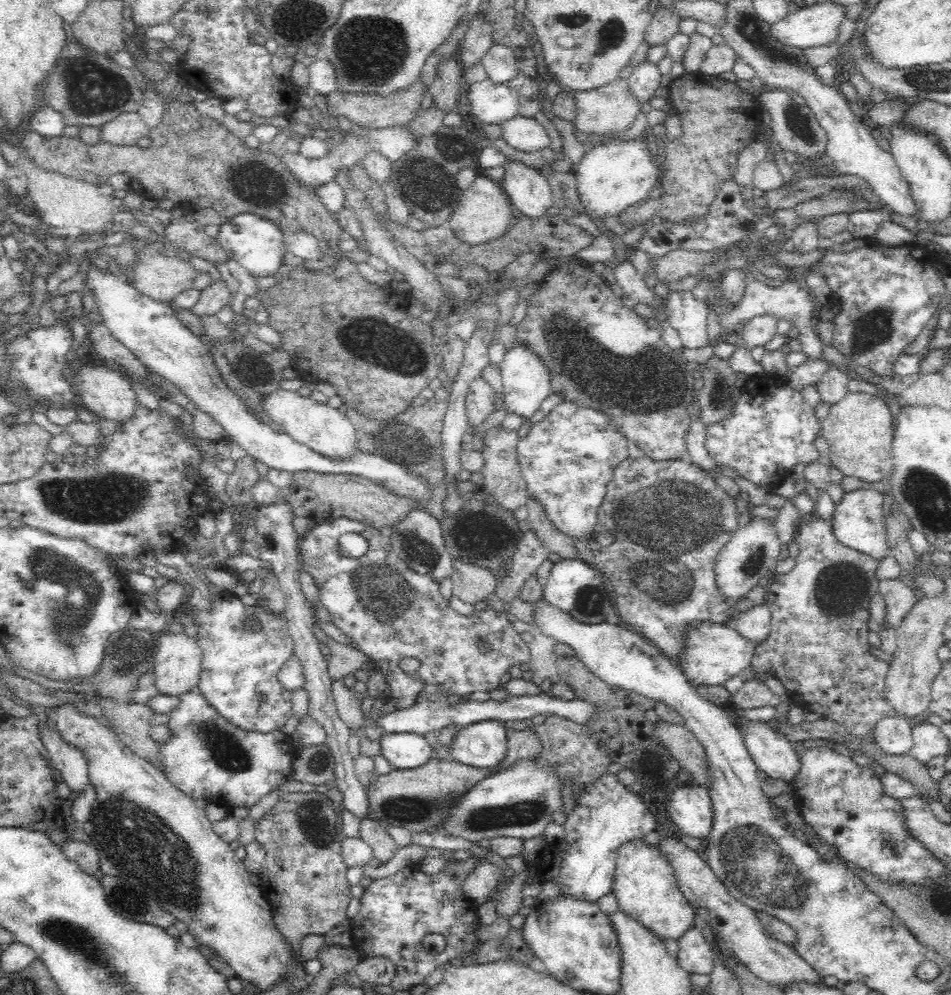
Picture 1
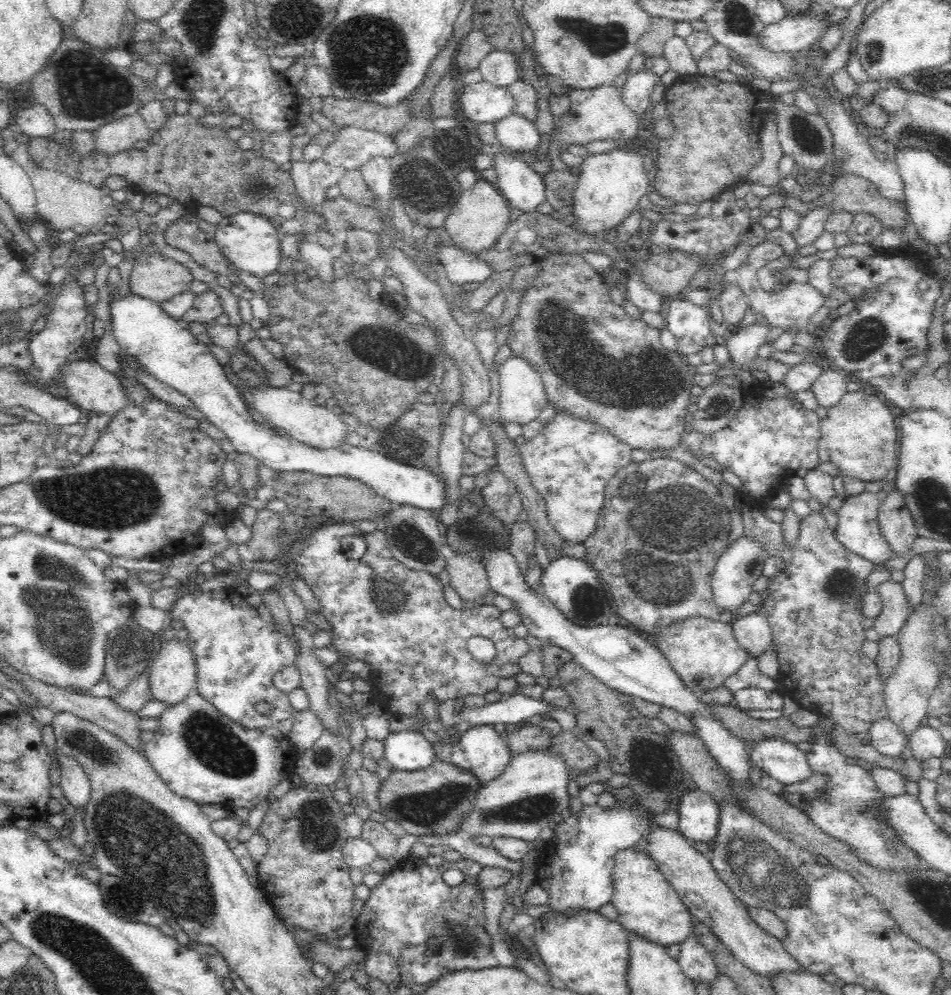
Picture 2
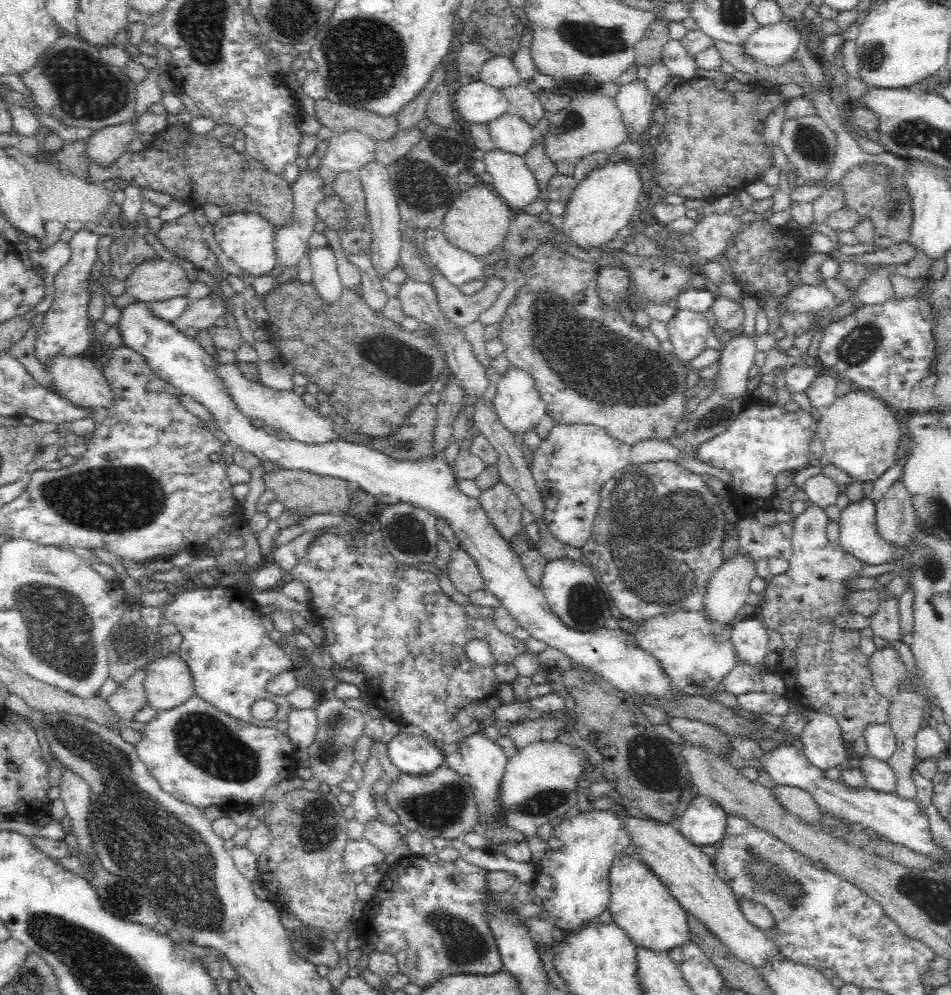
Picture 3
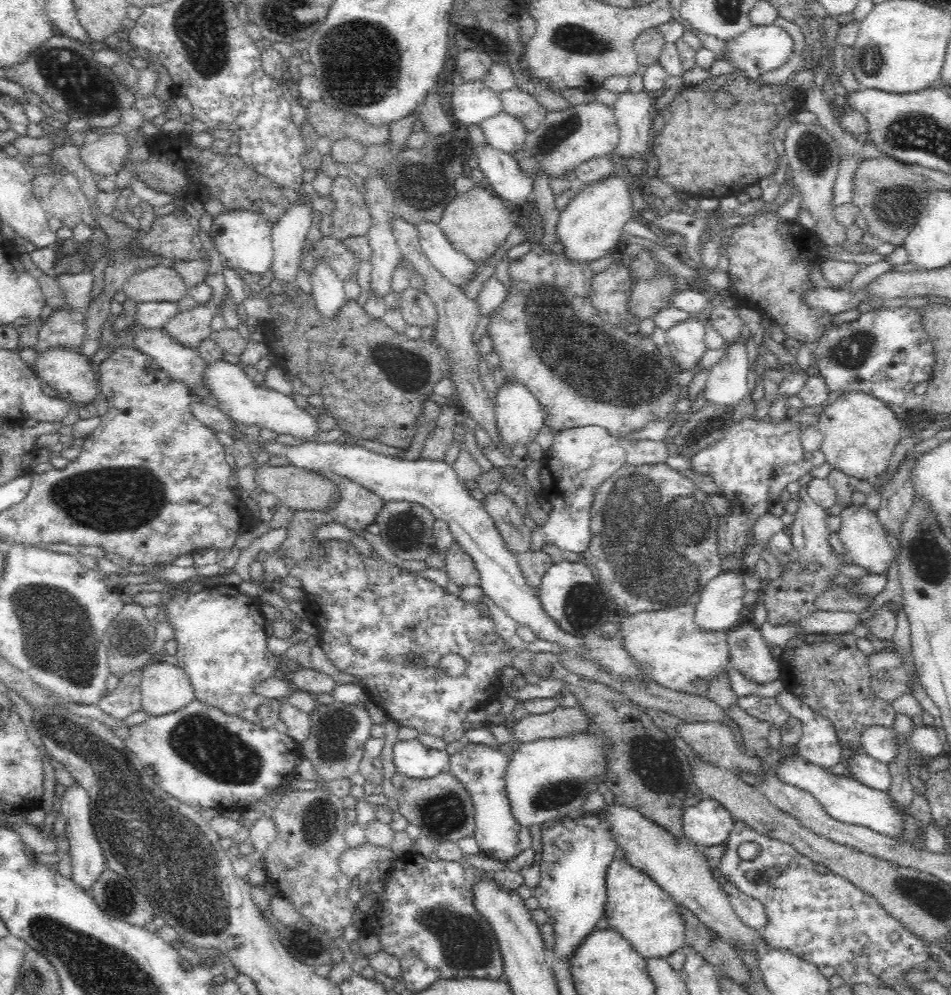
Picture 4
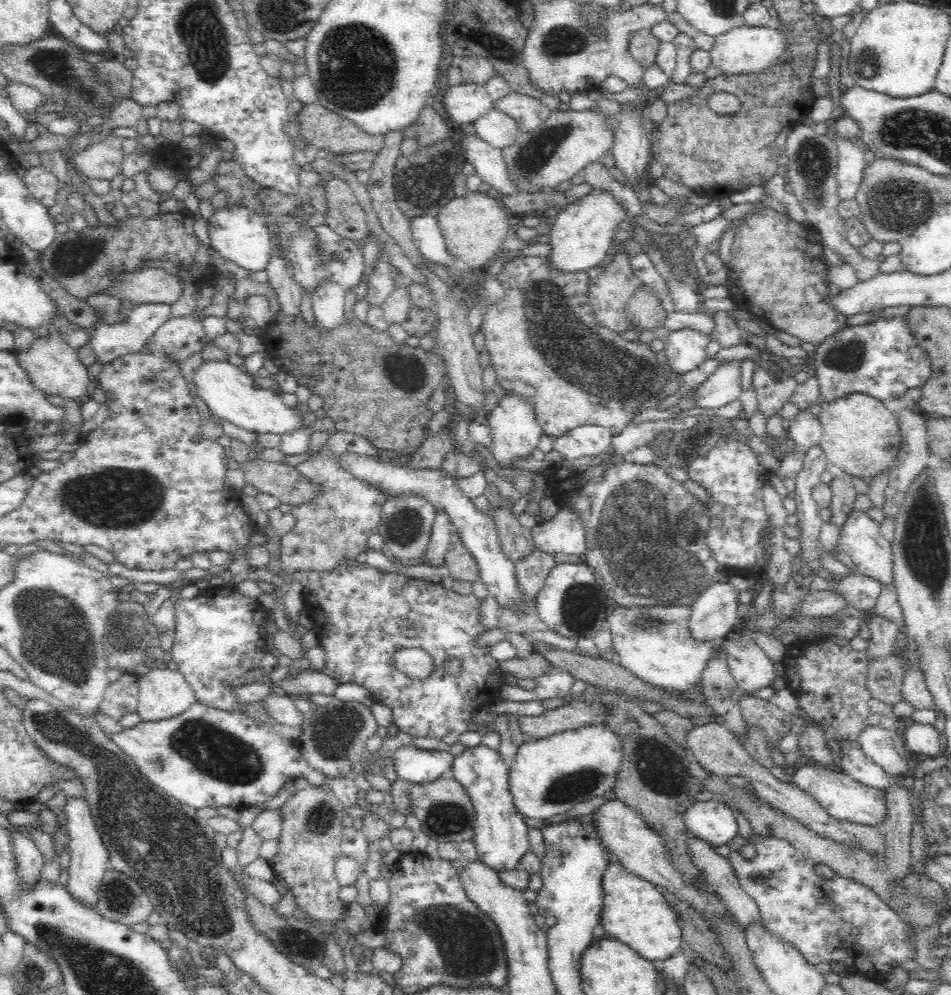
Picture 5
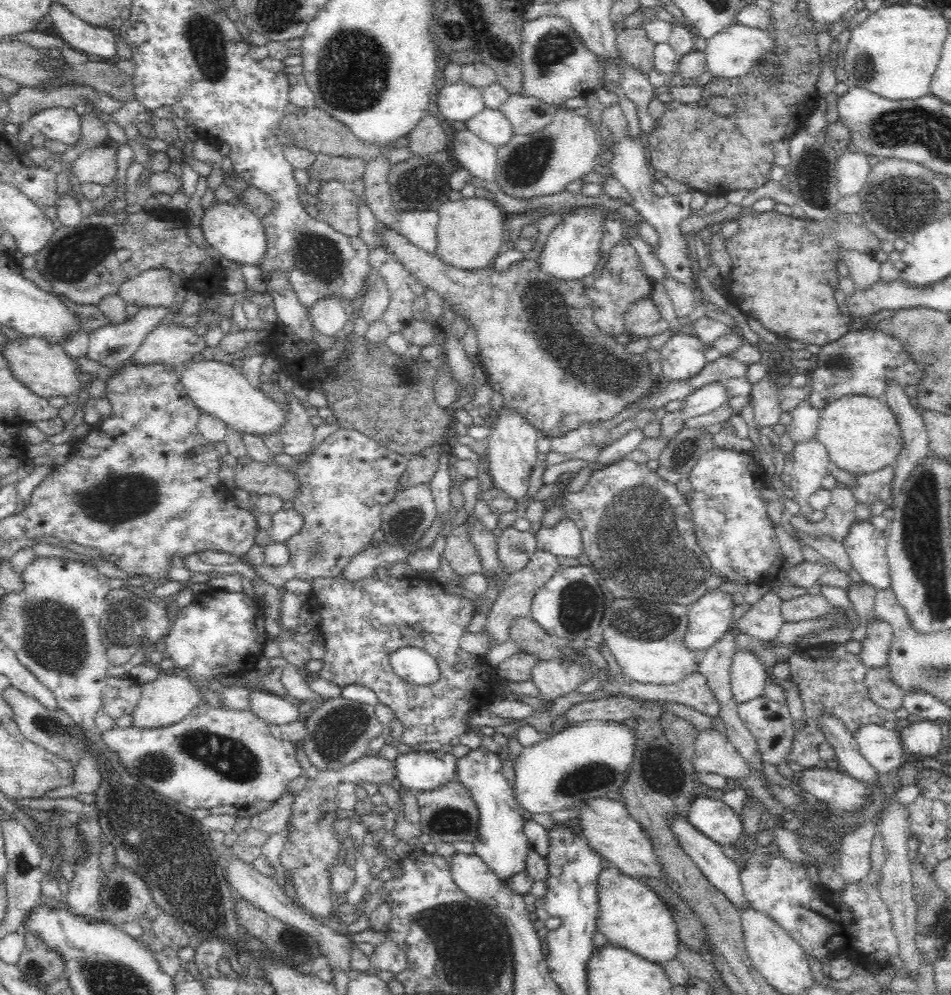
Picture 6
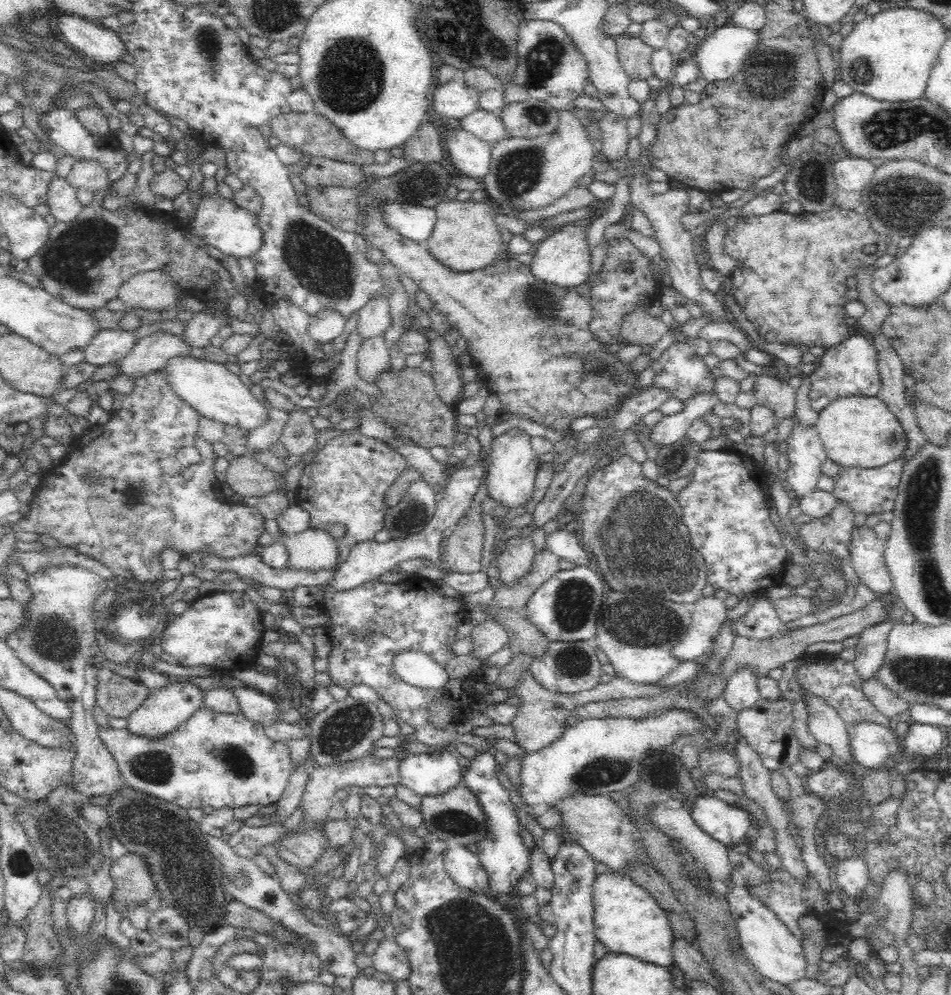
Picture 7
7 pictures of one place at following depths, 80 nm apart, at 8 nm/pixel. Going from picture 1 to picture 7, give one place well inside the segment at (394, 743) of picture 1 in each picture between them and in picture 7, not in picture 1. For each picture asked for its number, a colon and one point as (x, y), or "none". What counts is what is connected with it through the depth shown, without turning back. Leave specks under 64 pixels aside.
2: (408, 750)
3: (412, 754)
4: (411, 757)
5: (413, 764)
6: (417, 770)
7: (437, 772)

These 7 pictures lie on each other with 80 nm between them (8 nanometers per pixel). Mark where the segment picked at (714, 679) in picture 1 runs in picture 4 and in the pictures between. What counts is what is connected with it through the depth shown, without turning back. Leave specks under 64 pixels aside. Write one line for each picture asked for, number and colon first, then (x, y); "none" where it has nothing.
2: (703, 652)
3: (697, 654)
4: (673, 651)

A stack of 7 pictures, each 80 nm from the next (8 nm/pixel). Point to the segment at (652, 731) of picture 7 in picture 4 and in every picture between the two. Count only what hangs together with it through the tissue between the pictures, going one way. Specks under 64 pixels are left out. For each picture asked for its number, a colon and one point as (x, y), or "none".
4: (549, 778)
5: (550, 776)
6: (587, 760)

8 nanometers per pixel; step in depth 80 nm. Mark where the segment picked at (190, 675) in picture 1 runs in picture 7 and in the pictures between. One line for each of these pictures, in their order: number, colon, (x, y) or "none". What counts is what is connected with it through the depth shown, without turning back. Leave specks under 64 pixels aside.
2: (173, 674)
3: (168, 683)
4: (164, 687)
5: (163, 693)
6: (167, 699)
7: (161, 711)

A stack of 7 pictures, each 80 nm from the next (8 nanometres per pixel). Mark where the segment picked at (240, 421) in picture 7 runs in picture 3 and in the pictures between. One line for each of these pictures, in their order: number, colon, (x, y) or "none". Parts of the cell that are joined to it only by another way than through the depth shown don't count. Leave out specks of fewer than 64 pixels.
3: (284, 410)
4: (247, 402)
5: (229, 392)
6: (216, 388)

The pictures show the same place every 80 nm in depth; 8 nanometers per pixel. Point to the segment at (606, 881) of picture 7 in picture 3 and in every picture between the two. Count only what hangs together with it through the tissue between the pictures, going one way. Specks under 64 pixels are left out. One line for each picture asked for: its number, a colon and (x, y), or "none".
3: (641, 905)
4: (648, 917)
5: (635, 912)
6: (631, 915)

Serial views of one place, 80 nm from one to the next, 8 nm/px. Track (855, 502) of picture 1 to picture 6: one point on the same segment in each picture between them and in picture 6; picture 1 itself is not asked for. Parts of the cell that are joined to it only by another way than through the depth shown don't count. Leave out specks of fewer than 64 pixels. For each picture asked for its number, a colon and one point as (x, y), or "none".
2: (858, 529)
3: (858, 533)
4: (865, 542)
5: (871, 551)
6: (865, 545)

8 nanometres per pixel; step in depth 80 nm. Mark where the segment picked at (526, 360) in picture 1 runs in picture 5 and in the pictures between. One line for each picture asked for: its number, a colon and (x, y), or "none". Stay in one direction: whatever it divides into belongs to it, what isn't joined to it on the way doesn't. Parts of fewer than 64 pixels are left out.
2: (522, 398)
3: (518, 403)
4: (519, 416)
5: (515, 431)

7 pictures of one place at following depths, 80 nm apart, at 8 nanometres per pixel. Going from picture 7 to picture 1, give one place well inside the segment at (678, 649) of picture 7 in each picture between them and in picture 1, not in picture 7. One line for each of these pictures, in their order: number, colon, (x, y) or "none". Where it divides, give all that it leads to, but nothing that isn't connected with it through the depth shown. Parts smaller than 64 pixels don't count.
1: (751, 553)
2: (738, 567)
3: (728, 589)
4: (719, 608)
5: (714, 615)
6: (711, 616)

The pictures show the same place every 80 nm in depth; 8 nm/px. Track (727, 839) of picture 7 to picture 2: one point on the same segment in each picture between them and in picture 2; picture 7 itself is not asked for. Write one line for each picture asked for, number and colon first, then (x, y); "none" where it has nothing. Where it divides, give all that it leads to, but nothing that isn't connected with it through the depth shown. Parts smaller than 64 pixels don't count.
2: (697, 811)
3: (703, 822)
4: (707, 823)
5: (712, 821)
6: (713, 818)

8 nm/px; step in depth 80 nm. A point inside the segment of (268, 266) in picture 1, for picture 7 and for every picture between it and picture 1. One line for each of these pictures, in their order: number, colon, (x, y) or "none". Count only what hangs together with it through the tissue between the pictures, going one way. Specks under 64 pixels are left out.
2: (251, 242)
3: (248, 239)
4: (244, 238)
5: (239, 235)
6: (235, 234)
7: (235, 232)

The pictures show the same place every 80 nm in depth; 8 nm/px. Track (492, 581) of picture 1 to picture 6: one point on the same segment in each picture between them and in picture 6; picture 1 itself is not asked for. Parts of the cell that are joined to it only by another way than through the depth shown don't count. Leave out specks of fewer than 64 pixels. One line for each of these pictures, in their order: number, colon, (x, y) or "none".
2: (469, 578)
3: (463, 571)
4: (461, 569)
5: (459, 564)
6: (461, 555)

